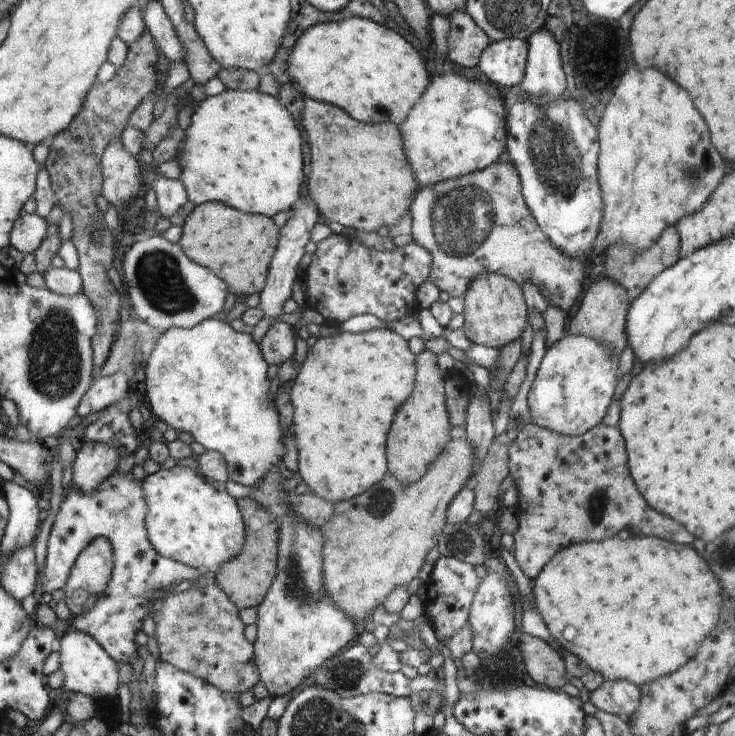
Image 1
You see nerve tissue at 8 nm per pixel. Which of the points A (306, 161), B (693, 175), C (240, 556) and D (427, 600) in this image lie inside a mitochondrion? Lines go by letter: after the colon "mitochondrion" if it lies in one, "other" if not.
A: other
B: mitochondrion
C: other
D: other

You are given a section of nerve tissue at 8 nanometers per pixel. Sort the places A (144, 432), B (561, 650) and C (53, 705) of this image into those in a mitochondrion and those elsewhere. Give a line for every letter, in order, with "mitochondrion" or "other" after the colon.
A: other
B: other
C: other

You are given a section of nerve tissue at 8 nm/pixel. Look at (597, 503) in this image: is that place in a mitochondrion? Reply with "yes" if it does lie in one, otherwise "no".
yes

